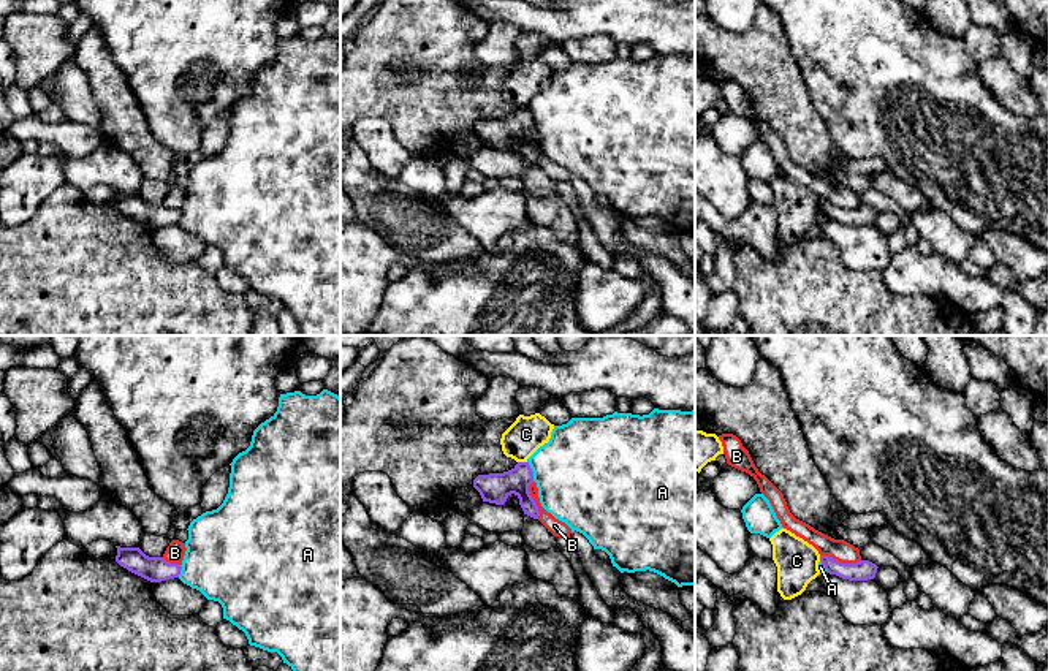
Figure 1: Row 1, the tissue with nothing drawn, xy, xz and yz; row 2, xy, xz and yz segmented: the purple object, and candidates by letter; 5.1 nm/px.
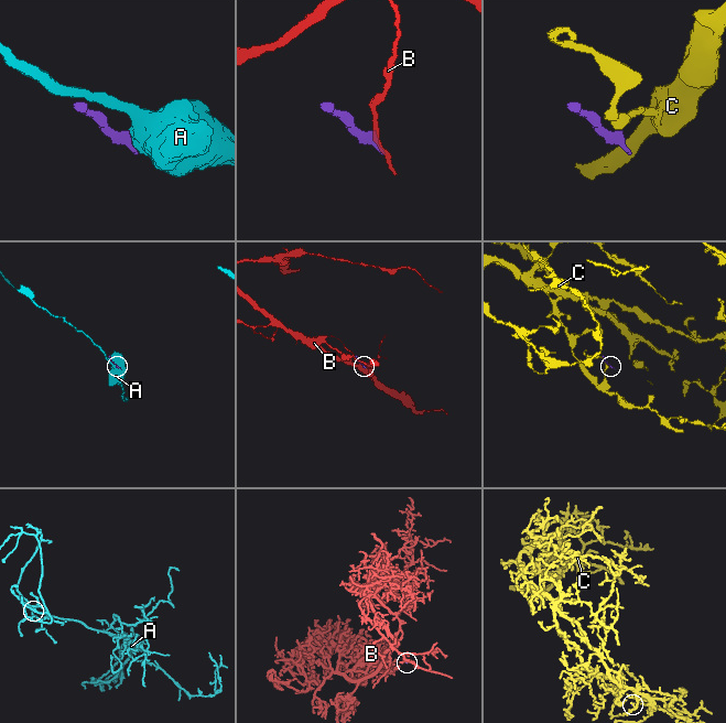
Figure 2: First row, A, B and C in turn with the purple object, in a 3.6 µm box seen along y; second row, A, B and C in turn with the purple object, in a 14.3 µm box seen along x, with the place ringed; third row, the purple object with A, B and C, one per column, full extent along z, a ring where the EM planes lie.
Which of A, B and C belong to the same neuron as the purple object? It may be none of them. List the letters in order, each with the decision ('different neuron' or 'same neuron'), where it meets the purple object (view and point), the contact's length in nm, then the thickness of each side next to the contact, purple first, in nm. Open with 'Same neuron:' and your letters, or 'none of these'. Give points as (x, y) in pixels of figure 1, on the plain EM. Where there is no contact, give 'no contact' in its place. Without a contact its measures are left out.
Same neuron: none of these
A: different neuron; meets purple in xz at (531, 116); contact 110 nm long; 160 nm thick on the purple side, 460 nm on the other
B: different neuron; meets purple in yz at (839, 208); contact 220 nm long; 110 nm thick on the purple side, 110 nm on the other
C: different neuron; meets purple in xz at (523, 108); contact 50 nm long; 160 nm thick on the purple side, 180 nm on the other

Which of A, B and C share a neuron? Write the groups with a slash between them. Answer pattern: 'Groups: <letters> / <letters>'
Groups: A / B / C

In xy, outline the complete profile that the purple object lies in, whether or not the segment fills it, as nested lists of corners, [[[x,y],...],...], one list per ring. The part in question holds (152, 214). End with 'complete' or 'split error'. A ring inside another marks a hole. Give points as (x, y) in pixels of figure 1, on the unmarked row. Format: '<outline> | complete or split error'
[[[116,193],[116,207],[150,228],[174,225],[180,220],[182,212],[166,207],[163,203],[149,203],[139,193]]] | complete

